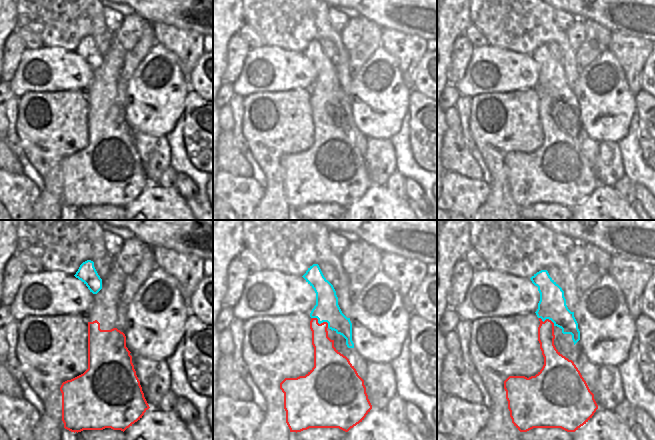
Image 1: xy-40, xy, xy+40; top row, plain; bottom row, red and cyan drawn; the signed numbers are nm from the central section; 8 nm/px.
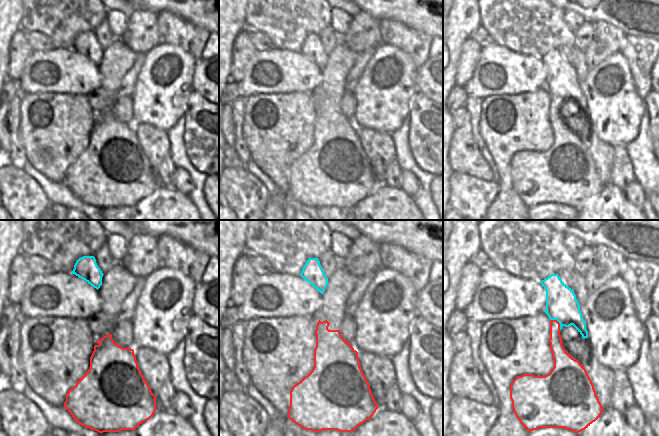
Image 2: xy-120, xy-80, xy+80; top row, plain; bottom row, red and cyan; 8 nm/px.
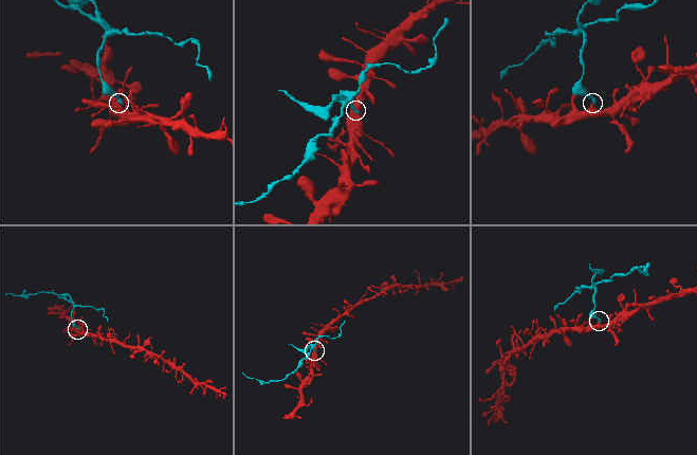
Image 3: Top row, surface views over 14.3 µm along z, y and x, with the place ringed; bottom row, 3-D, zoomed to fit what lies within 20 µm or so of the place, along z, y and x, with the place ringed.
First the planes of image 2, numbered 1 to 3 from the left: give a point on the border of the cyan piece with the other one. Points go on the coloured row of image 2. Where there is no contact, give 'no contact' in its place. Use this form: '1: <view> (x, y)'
1: no contact
2: no contact
3: xy+80 (558, 322)

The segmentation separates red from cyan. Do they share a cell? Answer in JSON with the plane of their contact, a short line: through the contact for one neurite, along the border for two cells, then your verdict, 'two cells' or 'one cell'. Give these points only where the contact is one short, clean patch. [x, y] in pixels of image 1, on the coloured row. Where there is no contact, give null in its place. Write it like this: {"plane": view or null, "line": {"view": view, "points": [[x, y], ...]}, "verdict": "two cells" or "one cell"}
{"plane": "xy", "line": {"view": "xy", "points": [[312, 317], [315, 317], [319, 323], [326, 322], [328, 327]]}, "verdict": "two cells"}

